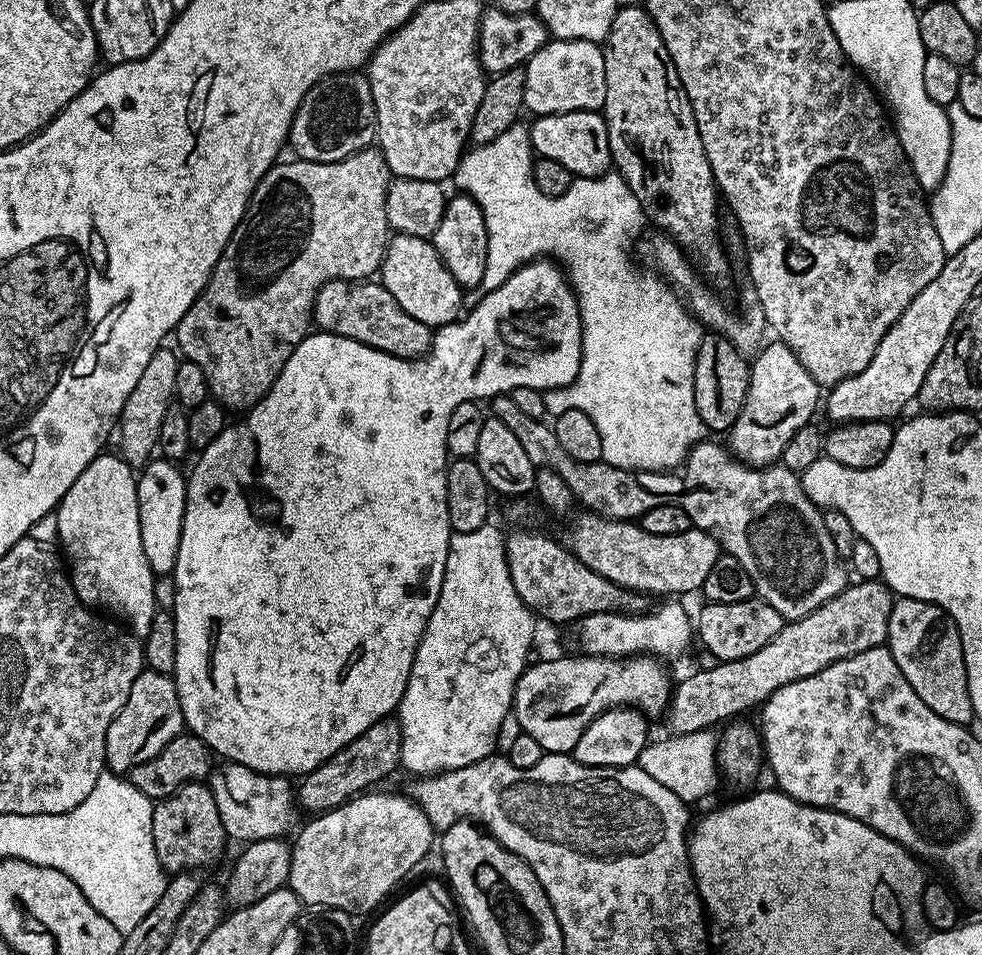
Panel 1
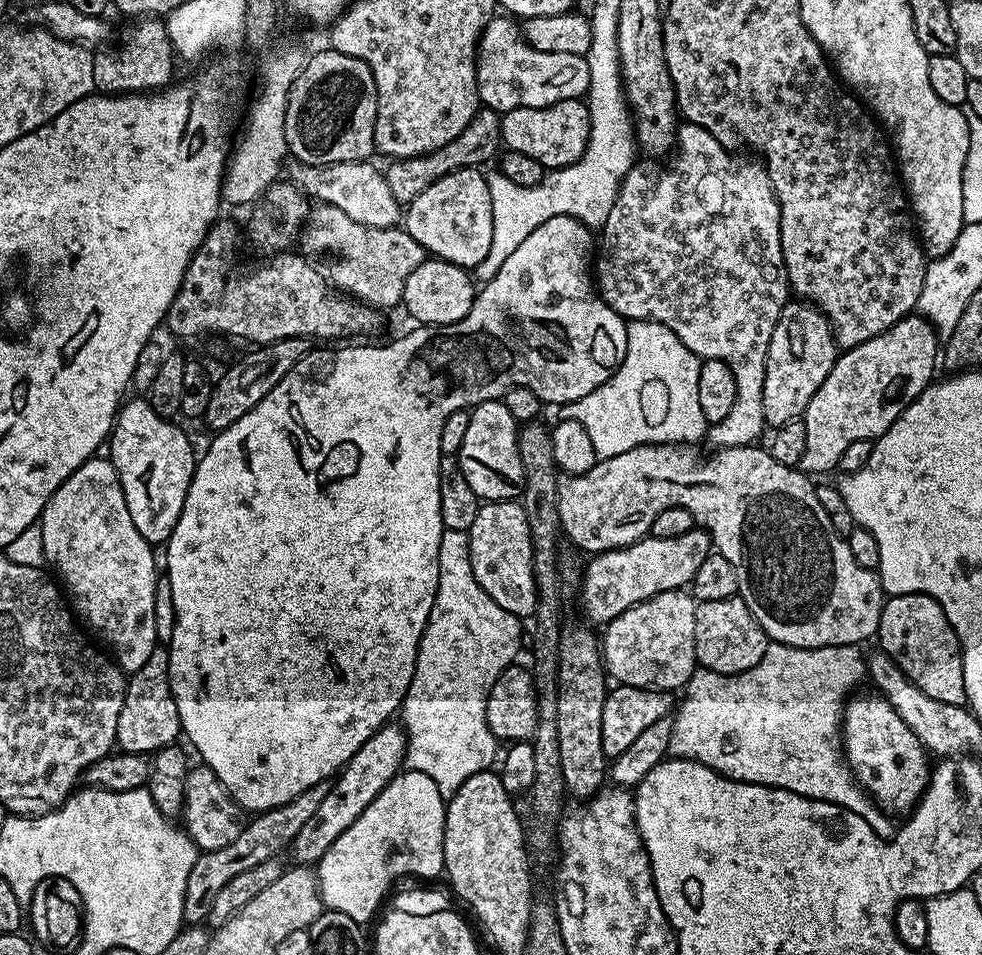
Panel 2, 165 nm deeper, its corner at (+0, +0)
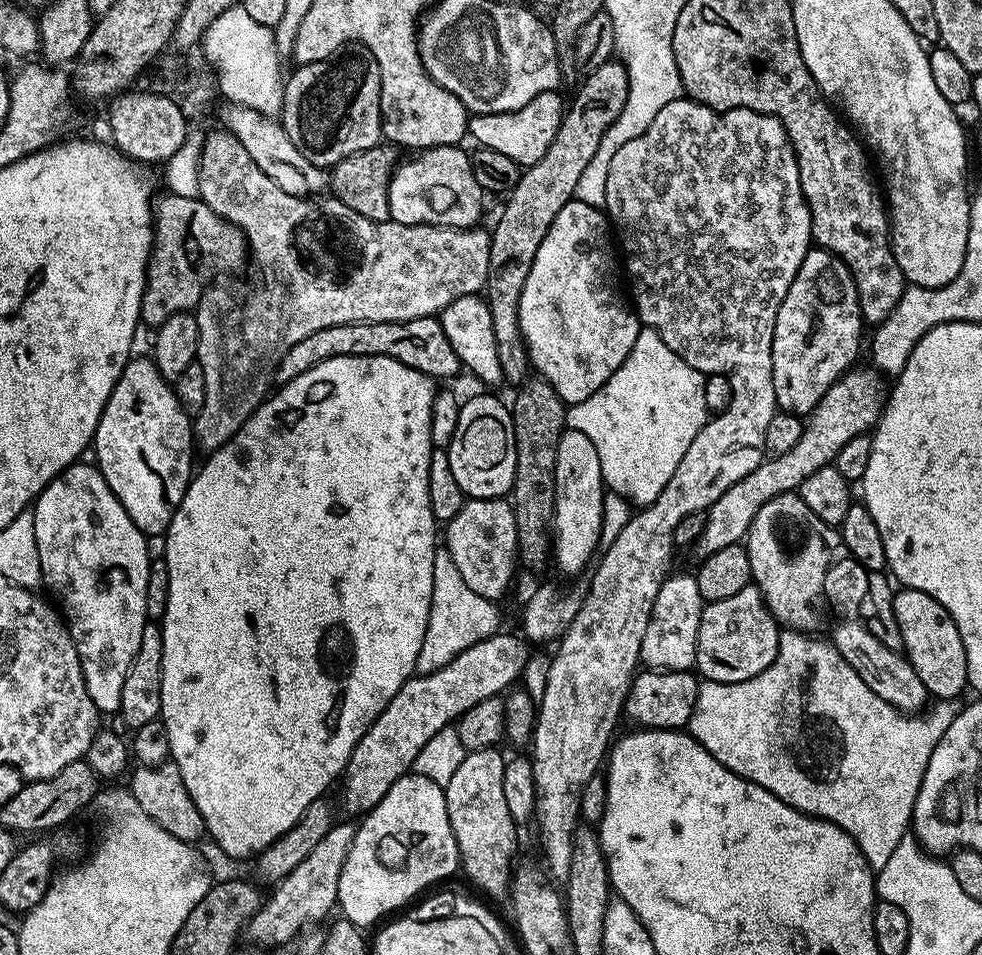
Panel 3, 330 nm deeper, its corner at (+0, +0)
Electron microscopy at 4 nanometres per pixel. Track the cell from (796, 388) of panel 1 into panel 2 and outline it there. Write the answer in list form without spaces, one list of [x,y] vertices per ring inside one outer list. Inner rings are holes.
[[[807,302],[785,304],[774,326],[766,358],[766,378],[762,386],[765,425],[779,426],[803,417],[810,398],[814,398],[818,386],[822,386],[826,374],[836,365],[837,355],[832,325],[819,308]]]

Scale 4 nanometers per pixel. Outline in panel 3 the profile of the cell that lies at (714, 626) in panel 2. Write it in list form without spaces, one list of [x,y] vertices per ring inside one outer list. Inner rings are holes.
[[[747,584],[731,598],[705,604],[696,639],[695,671],[704,680],[727,684],[740,684],[743,680],[754,678],[774,662],[781,631],[781,625],[776,623],[771,610],[766,606],[764,595],[755,584]]]

